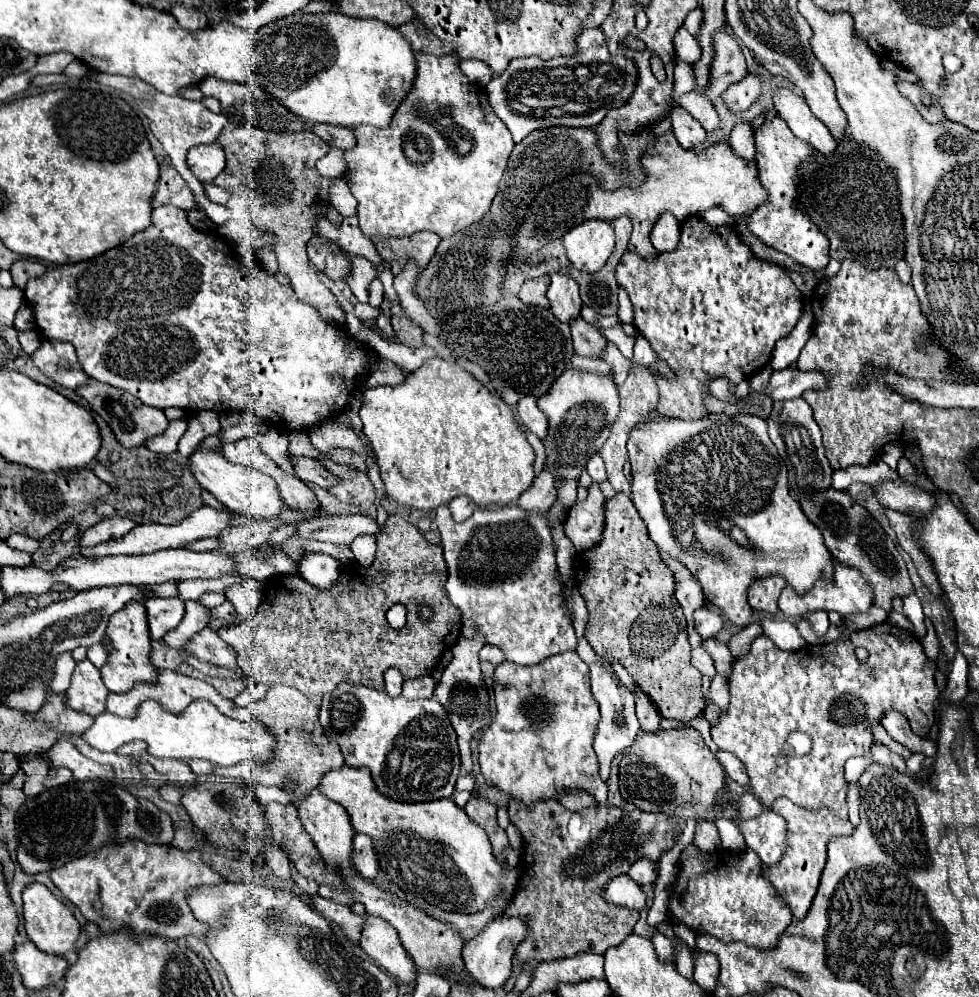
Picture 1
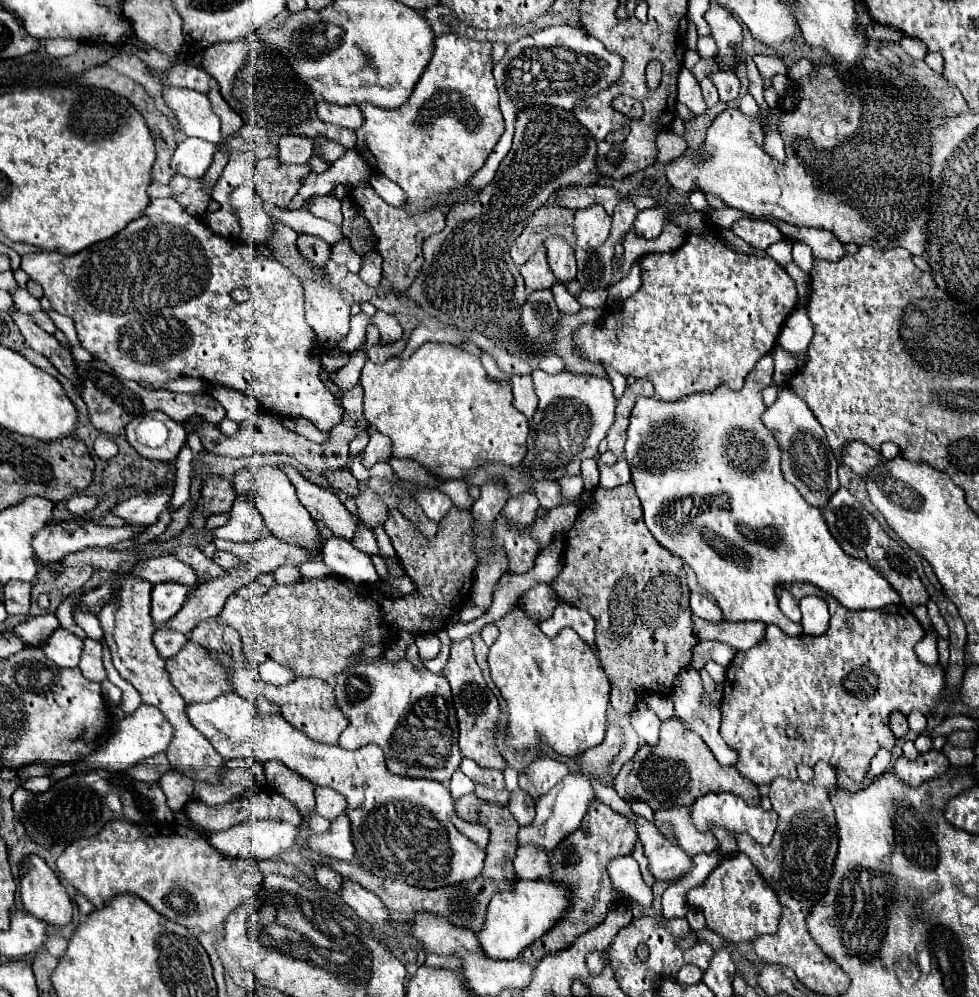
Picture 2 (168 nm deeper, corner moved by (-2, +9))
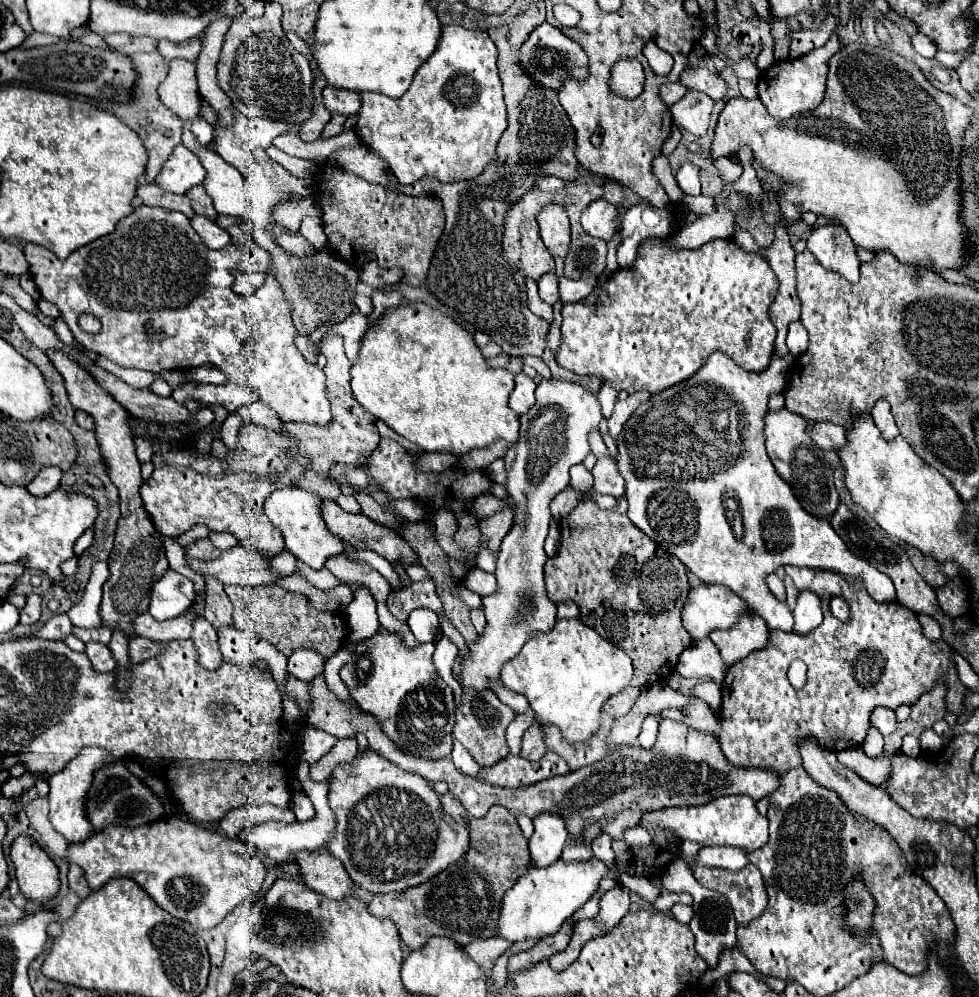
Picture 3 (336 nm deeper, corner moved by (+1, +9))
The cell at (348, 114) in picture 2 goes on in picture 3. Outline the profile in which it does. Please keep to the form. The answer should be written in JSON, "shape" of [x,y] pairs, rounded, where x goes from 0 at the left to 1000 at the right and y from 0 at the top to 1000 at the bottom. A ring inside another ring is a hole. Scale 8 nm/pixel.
{"shape":[[[334,85],[330,89],[330,103],[336,111],[344,111],[356,117],[369,109],[369,95],[356,89],[342,89],[340,85]]]}

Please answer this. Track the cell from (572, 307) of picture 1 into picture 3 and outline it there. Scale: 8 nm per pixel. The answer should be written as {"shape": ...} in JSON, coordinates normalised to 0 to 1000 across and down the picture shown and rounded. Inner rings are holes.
{"shape":[[[559,204],[549,214],[551,234],[563,256],[579,256],[581,250],[581,218],[573,204]]]}

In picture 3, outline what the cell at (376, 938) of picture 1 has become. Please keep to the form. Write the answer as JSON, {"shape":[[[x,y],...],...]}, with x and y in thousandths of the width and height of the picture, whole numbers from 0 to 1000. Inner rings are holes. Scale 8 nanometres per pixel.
{"shape":[[[305,854],[299,864],[303,866],[312,888],[336,902],[350,902],[361,898],[361,884],[350,876],[344,860],[338,860],[334,854]]]}

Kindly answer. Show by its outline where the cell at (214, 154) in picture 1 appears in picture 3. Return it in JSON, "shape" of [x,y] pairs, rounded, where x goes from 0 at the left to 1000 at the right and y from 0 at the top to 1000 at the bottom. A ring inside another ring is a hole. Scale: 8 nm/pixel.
{"shape":[[[181,145],[175,157],[169,161],[158,184],[173,194],[191,194],[195,188],[209,180],[209,170],[203,157],[189,145]]]}

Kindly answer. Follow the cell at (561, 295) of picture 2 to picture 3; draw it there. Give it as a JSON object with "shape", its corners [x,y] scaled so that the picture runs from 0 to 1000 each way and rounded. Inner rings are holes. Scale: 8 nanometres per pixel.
{"shape":[[[557,274],[555,278],[549,280],[549,286],[551,286],[551,298],[557,304],[567,306],[571,302],[571,290],[569,290],[569,278],[567,278],[567,274]]]}

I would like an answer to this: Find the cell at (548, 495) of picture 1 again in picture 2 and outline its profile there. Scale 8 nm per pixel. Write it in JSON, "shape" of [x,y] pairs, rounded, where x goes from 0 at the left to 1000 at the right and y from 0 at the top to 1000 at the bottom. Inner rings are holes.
{"shape":[[[537,492],[529,496],[529,501],[521,501],[517,505],[517,511],[513,511],[513,515],[517,515],[521,523],[529,523],[529,527],[541,527],[547,523],[550,511],[552,511],[552,505],[547,496],[543,492]]]}

